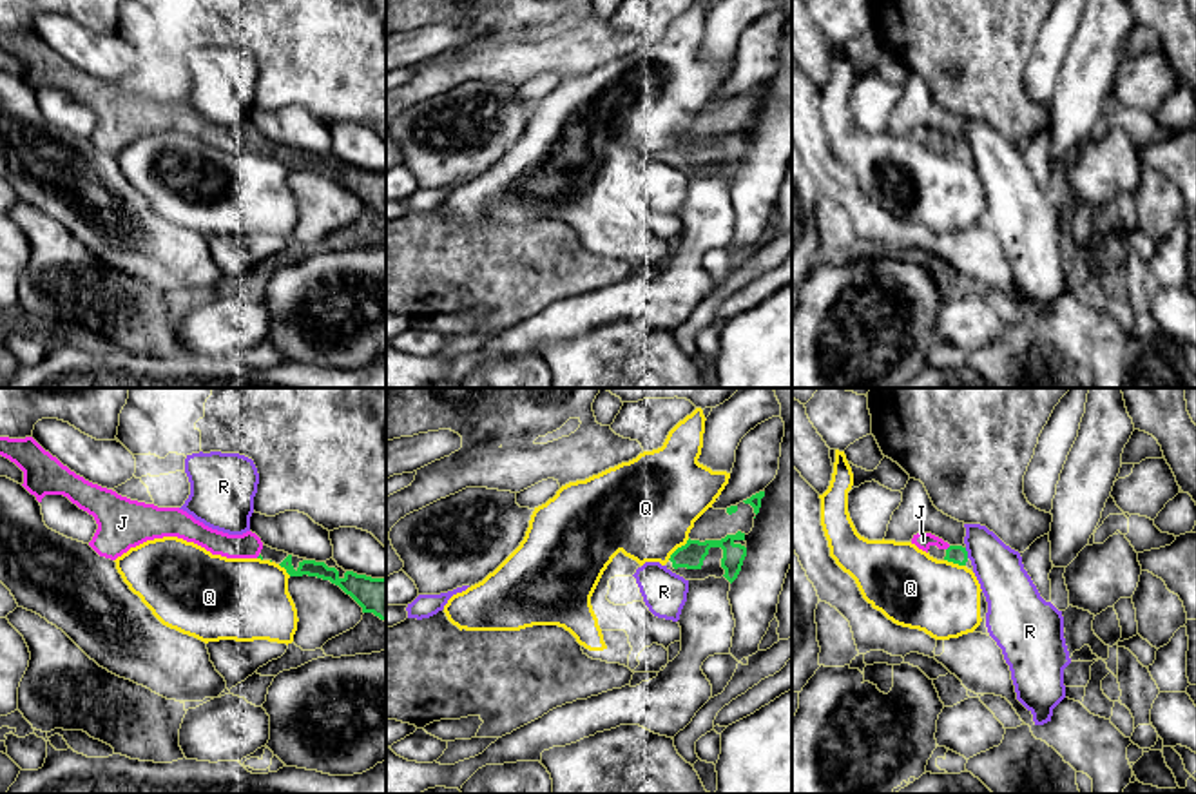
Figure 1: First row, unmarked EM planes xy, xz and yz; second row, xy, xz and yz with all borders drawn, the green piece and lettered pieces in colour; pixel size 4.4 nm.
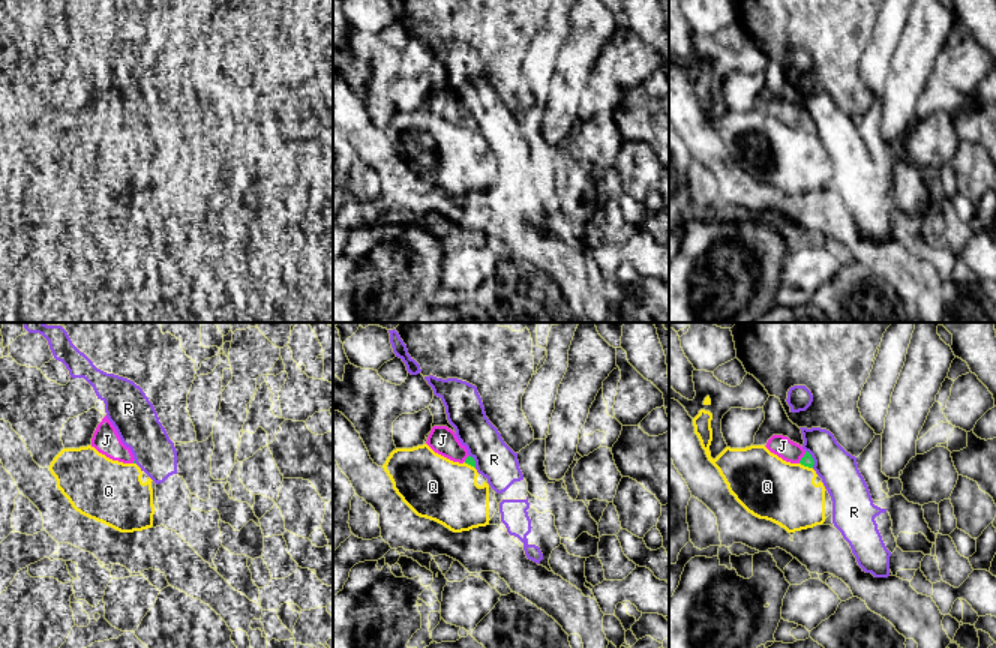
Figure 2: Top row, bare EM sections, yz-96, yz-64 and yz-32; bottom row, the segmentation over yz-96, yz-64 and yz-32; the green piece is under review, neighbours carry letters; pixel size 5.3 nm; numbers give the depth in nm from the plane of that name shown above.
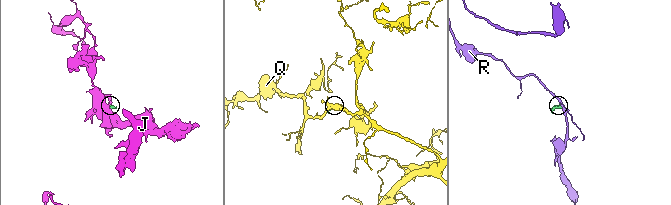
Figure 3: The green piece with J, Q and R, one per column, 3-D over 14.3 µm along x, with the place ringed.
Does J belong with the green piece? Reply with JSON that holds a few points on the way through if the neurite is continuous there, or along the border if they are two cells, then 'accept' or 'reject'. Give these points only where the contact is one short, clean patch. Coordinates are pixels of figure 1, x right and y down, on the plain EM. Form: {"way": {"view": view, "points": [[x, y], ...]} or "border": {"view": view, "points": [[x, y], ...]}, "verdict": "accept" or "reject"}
{"verdict": "accept"}

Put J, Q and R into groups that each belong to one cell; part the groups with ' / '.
J / Q / R

